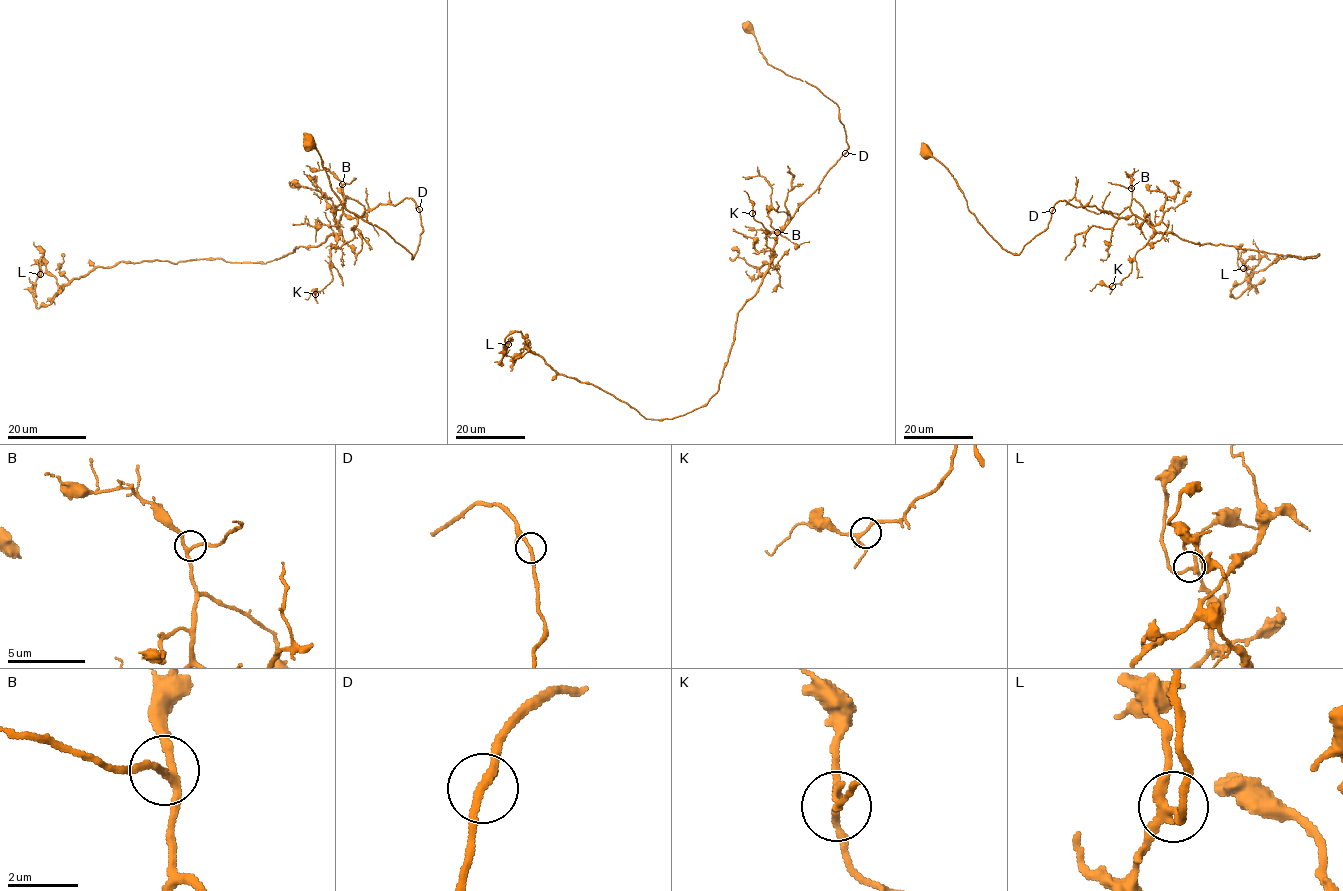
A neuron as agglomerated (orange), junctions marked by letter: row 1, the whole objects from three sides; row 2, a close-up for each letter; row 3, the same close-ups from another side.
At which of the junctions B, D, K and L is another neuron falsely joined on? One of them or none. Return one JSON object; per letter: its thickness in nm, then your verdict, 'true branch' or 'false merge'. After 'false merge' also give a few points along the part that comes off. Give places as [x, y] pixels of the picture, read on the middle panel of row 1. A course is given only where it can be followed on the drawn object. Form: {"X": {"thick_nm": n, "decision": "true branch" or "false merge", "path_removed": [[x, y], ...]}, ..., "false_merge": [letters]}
{"B": {"thick_nm": 190, "decision": "true branch"}, "D": {"thick_nm": 170, "decision": "true branch"}, "K": {"thick_nm": 180, "decision": "true branch"}, "L": {"thick_nm": 220, "decision": "true branch"}, "false_merge": []}

